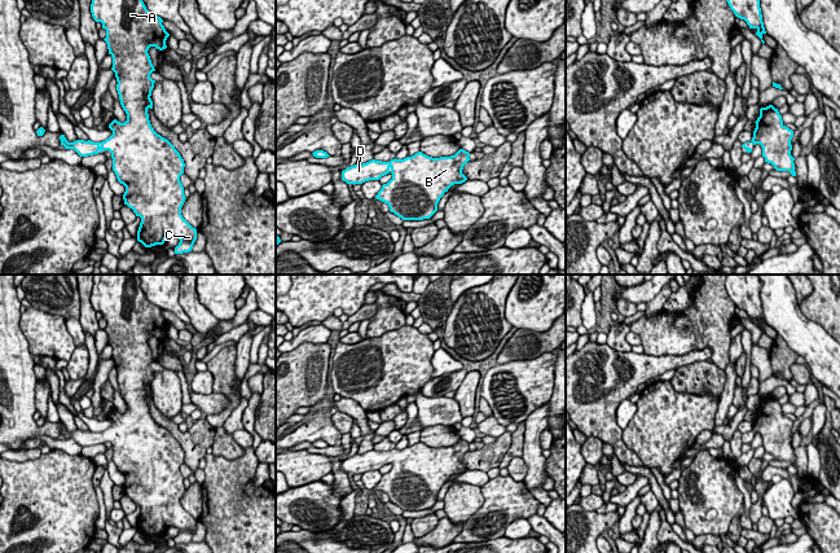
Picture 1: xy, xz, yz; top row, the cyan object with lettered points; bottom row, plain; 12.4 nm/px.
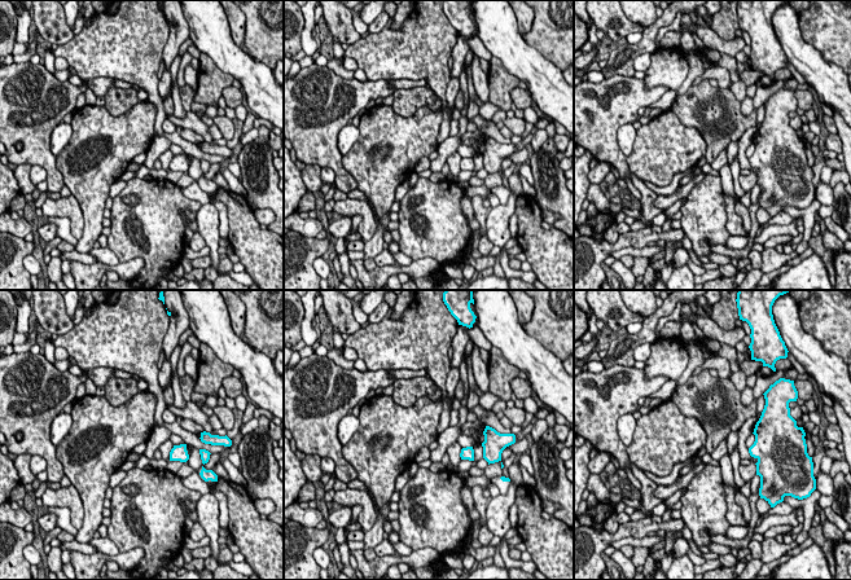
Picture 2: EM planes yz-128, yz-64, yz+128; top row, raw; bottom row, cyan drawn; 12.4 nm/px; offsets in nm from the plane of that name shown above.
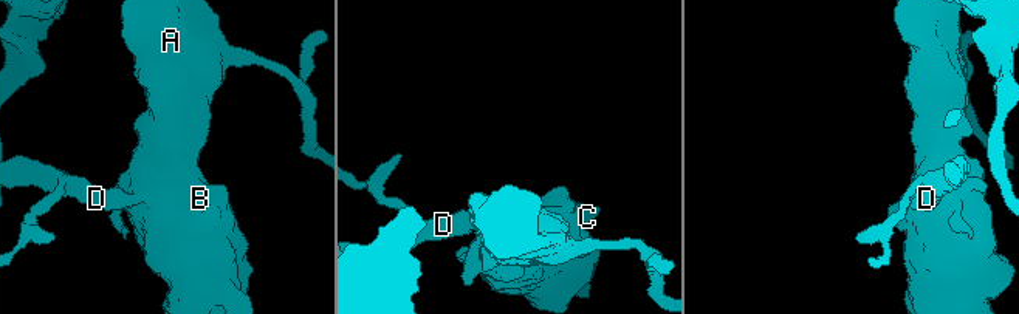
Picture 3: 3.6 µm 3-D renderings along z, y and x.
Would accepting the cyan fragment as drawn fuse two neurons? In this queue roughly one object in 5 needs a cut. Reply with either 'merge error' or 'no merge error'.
no merge error

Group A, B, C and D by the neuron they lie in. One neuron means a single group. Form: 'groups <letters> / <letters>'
groups A B C D

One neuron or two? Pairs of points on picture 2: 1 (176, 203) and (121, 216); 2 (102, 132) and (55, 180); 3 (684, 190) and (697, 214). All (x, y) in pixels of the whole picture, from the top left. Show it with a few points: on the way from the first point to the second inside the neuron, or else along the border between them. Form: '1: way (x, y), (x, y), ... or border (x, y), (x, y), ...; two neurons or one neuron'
1: way (162, 205), (153, 212), (135, 212); one neuron
2: border (55, 157), (55, 165), (65, 184); two neurons
3: border (706, 174), (687, 197); two neurons

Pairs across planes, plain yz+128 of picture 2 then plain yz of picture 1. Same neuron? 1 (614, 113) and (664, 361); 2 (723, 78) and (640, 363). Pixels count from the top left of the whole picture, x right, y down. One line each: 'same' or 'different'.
1: same
2: same

